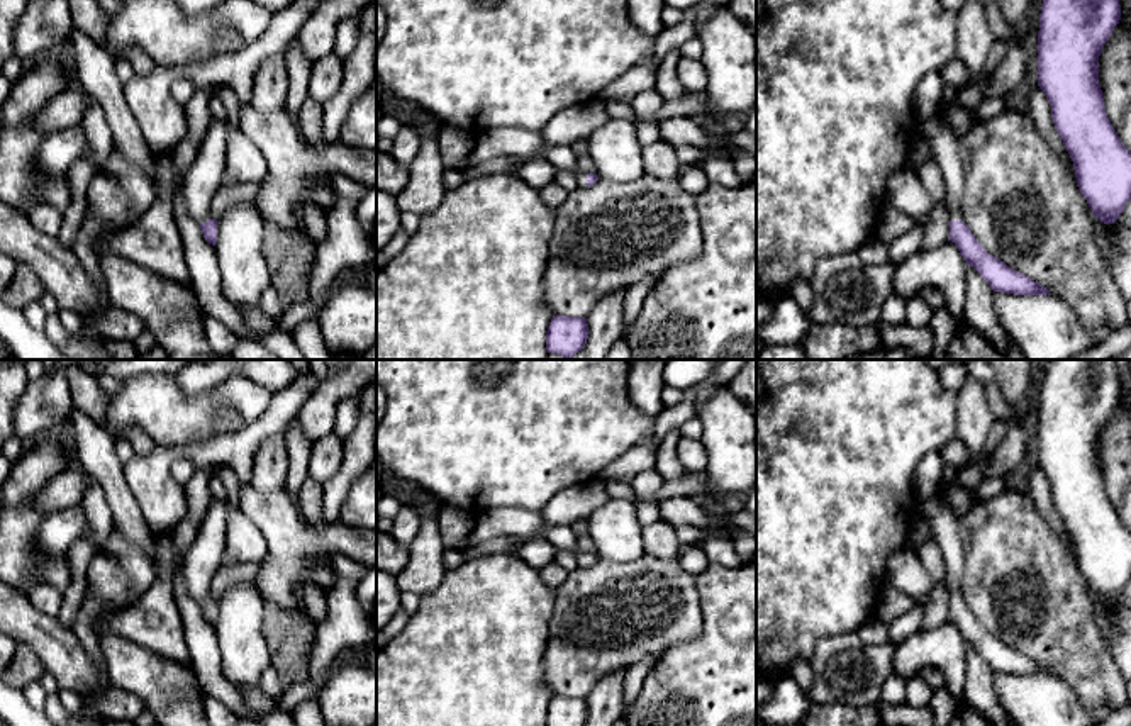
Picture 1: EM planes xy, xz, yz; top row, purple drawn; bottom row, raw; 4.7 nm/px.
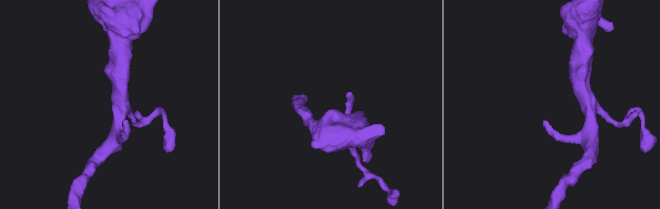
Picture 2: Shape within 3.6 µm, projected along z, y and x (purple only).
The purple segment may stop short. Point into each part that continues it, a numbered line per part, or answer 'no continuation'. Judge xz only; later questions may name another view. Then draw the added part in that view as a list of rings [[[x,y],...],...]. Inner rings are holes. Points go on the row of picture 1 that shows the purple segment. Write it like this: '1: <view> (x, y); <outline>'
1: xz (562, 156); [[[551,146],[543,151],[546,158],[556,170],[568,170],[577,175],[578,187],[587,187],[587,173],[582,173],[577,166],[577,154],[571,146]]]

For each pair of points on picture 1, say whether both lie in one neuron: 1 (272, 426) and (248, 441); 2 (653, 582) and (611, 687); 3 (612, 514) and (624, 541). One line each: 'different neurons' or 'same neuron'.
1: same neuron
2: different neurons
3: same neuron

